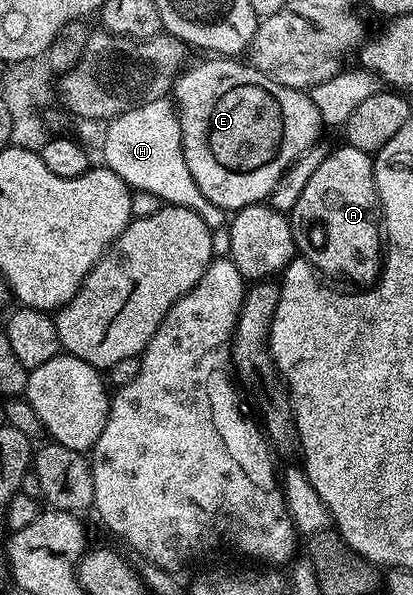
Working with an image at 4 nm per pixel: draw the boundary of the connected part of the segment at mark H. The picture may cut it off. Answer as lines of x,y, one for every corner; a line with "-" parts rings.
169,98
157,99
148,105
125,111
123,115
109,120
105,127
101,162
112,173
120,176
131,189
135,192
147,191
171,207
192,209
192,213
200,216
212,229
218,229
222,222
227,222
227,212
212,205
212,201
200,193
200,185
196,185
192,173
188,173
182,152
182,127
178,124
175,104

